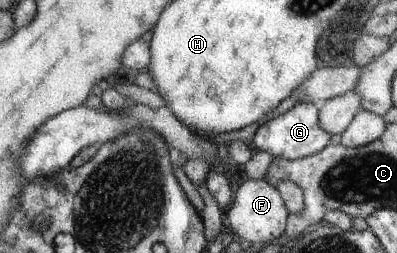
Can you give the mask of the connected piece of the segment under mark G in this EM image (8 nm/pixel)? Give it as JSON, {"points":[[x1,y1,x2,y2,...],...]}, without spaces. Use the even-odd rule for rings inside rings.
{"points":[[299,103,285,114,264,122,253,138,255,151,267,152,286,160,303,159,323,151,329,145,331,134,320,126,320,113,313,103]]}

